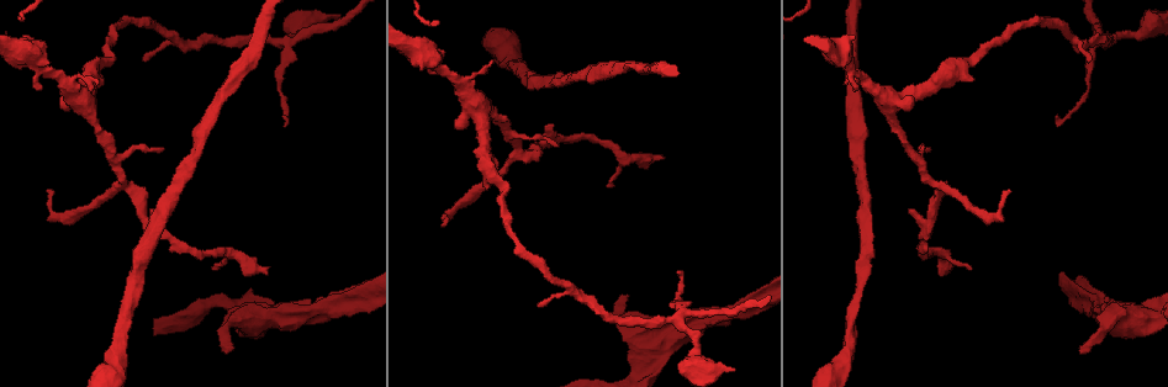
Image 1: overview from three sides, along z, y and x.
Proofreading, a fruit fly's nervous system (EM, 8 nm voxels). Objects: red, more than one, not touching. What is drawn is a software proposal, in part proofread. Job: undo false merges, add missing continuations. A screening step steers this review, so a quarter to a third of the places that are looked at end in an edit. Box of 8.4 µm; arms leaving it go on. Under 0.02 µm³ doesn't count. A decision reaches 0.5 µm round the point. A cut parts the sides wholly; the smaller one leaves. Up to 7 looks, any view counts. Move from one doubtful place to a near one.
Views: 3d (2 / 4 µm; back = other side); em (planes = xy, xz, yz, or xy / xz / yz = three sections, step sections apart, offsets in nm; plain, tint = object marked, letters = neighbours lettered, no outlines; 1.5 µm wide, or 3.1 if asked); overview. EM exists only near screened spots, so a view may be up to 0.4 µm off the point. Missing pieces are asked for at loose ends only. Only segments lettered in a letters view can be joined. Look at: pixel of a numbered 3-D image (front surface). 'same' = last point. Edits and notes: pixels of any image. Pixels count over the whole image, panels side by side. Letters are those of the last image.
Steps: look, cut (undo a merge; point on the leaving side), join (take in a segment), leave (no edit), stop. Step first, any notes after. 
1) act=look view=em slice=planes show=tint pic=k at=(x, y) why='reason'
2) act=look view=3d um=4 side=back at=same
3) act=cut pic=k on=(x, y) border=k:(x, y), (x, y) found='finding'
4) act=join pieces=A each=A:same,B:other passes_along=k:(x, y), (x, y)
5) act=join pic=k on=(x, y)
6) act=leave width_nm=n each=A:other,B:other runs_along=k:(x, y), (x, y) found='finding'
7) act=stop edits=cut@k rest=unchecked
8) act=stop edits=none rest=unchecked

act=look view=3d um=4 pic=1 at=(116, 357) why='calibre changes'

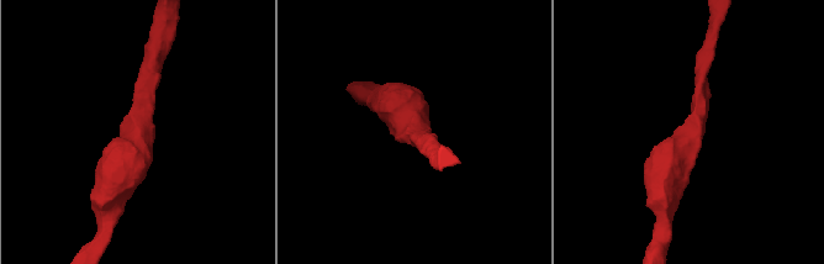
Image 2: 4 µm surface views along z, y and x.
act=look view=em slice=xy step=4 show=plain pic=2 at=(411, 127)

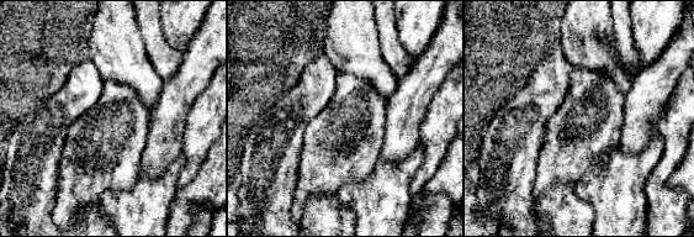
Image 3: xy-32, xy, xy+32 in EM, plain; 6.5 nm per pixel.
act=look view=em slice=xy step=4 show=letters at=same why='see the neighbours'

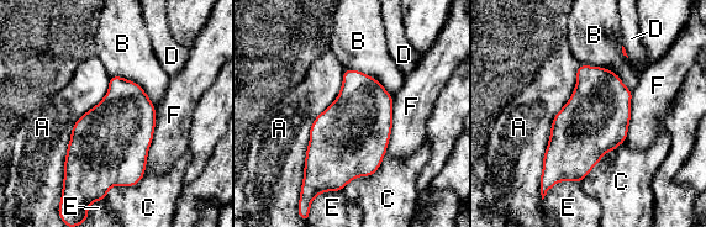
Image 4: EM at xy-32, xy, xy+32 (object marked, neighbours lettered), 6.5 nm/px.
act=leave width_nm=440 each=A:other,B:other,C:other,D:other,E:other,F:other border=4:(580, 64), (539, 185) found='continuous, no second neuron'

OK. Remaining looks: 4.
act=look view=em slice=planes show=letters pic=1 at=(231, 350) why='an open end'

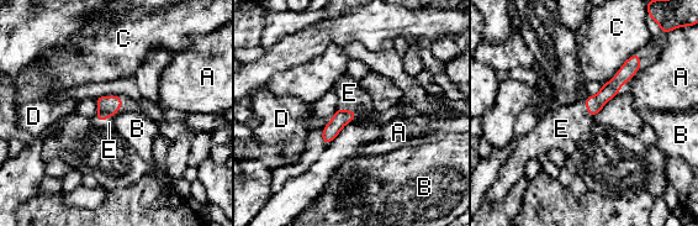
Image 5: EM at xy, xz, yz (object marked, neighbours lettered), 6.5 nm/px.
act=join pieces=E each=A:other,B:other,C:other,D:other,E:same passes_along=5:(107, 106), (104, 120), (109, 122) found='the neuron continues'

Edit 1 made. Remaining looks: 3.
act=stop edits=join@5 rest=unchecked

